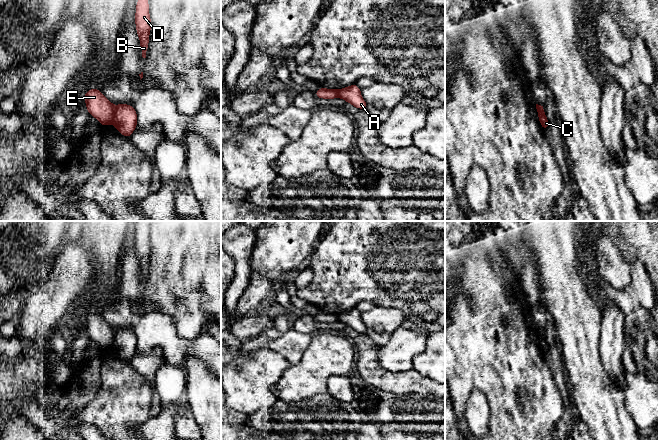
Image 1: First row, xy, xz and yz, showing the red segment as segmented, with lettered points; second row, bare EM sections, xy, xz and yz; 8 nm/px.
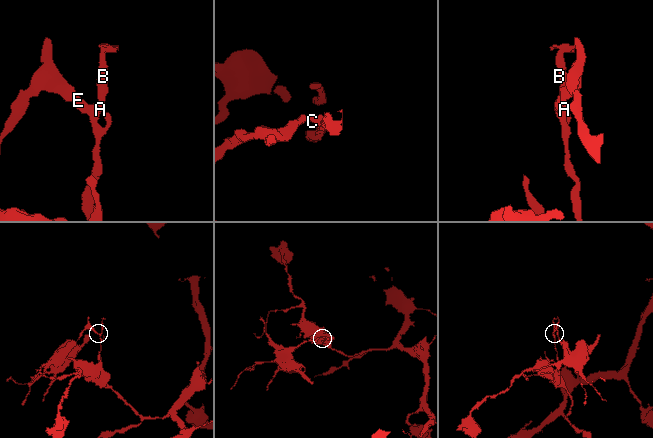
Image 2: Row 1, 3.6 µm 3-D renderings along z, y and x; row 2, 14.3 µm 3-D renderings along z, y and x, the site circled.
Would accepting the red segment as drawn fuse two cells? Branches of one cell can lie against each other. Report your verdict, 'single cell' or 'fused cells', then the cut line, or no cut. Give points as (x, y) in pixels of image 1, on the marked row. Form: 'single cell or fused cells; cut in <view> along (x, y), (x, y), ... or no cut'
fused cells; cut in xy along (115, 106), (112, 122)

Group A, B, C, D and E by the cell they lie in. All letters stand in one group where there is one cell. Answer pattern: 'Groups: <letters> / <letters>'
Groups: A B C D / E

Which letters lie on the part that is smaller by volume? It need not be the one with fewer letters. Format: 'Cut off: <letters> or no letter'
Cut off: E

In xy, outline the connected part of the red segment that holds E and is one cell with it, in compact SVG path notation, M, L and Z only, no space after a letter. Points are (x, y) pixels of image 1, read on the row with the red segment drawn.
M97 88L86 91L84 100L86 109L100 122L101 126L113 123L115 106Z

